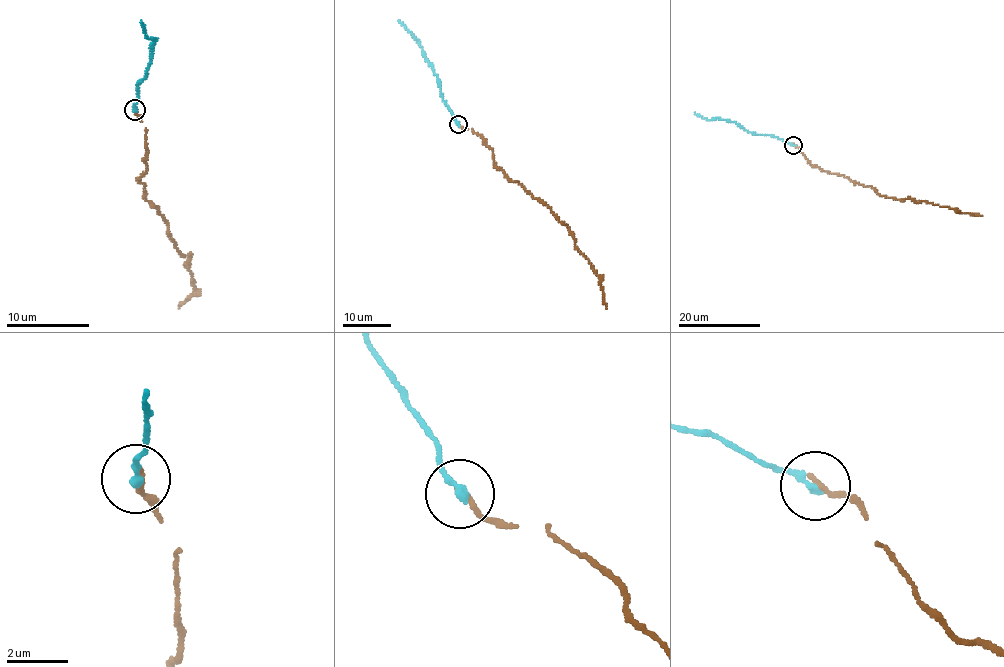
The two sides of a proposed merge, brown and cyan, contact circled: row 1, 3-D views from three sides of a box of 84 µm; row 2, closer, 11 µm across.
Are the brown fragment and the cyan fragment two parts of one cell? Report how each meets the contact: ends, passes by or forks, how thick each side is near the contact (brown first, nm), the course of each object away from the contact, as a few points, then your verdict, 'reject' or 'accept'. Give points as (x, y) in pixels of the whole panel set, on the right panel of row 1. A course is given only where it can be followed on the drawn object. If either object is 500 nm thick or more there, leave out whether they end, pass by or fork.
brown ends there; cyan ends there; 180 nm thick on the brown side, 300 nm on the other; brown runs (793, 145), (812, 165), (871, 186), (883, 196), (903, 200), (908, 198), (983, 216); cyan runs (793, 145), (770, 135), (752, 134), (731, 121), (708, 119), (695, 113); accept

